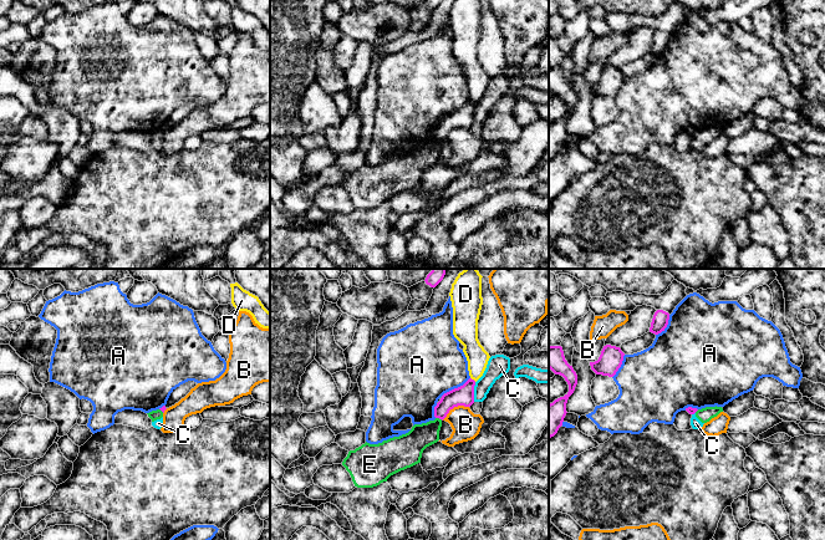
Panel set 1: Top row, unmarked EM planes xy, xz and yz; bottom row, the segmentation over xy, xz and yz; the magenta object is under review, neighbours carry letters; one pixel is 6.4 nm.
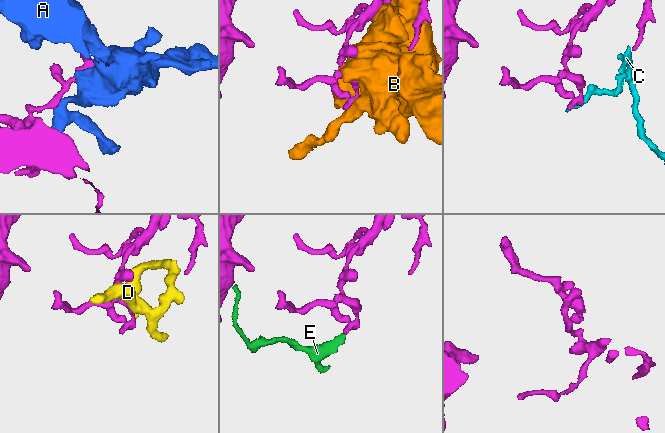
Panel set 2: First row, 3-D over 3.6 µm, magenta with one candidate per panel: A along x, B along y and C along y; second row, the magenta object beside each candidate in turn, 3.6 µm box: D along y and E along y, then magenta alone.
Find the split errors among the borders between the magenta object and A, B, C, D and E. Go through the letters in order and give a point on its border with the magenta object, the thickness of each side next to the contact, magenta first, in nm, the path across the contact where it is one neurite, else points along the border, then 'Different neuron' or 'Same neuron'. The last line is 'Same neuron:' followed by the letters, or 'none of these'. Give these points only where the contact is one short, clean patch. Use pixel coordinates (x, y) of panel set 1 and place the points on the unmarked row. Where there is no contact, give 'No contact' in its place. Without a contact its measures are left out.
A: Touches magenta at xz (454, 110). Thickness 130 nm (magenta) against 460 nm. Different neuron
B: Touches magenta at xz (454, 127). Thickness 130 nm (magenta) against 180 nm. Different neuron
C: Touches magenta at xz (473, 113). Thickness 130 nm (magenta) against 140 nm. Boundary: xz (475, 103), (473, 122). Different neuron
D: Touches magenta at xz (473, 101). Thickness 130 nm (magenta) against 140 nm. Different neuron
E: Touches magenta at xz (439, 139). Thickness 130 nm (magenta) against 160 nm. Boundary: xz (436, 138), (442, 141). Different neuron
Same neuron: none of these

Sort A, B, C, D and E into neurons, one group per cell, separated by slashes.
A / B / C E / D

